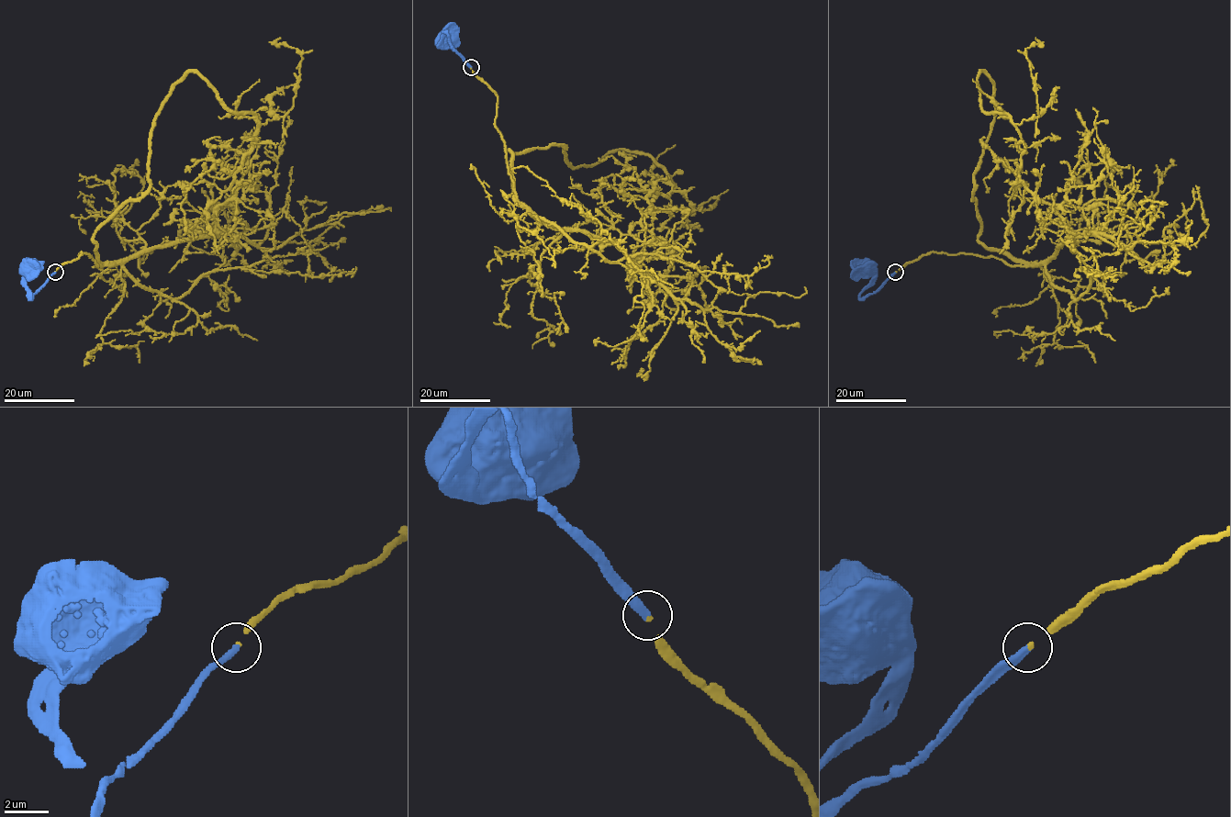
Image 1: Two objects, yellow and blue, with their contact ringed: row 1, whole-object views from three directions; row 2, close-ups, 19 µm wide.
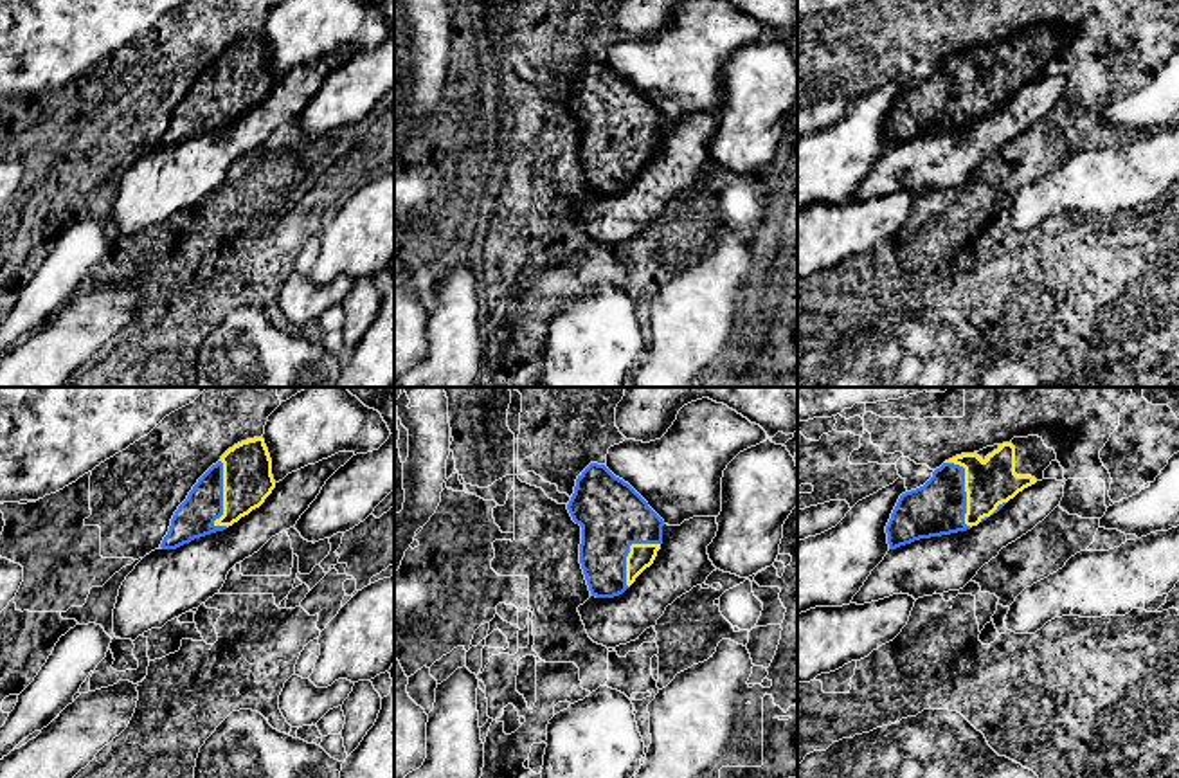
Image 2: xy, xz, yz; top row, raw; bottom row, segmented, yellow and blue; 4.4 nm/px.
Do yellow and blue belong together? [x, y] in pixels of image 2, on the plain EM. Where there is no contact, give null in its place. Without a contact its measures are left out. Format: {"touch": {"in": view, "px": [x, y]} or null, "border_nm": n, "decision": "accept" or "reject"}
{"touch": {"in": "xy", "px": [224, 94]}, "border_nm": 300, "decision": "accept"}

